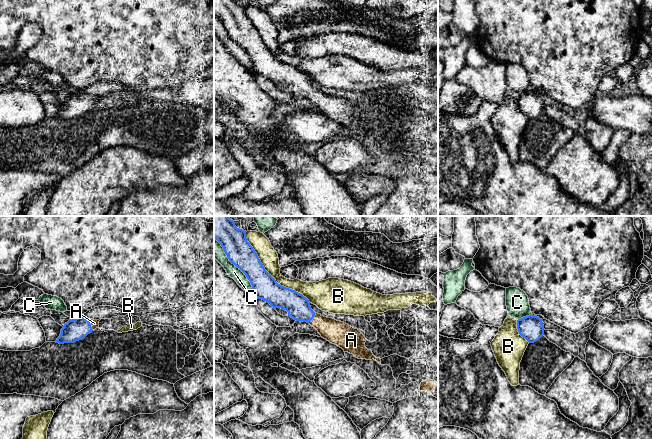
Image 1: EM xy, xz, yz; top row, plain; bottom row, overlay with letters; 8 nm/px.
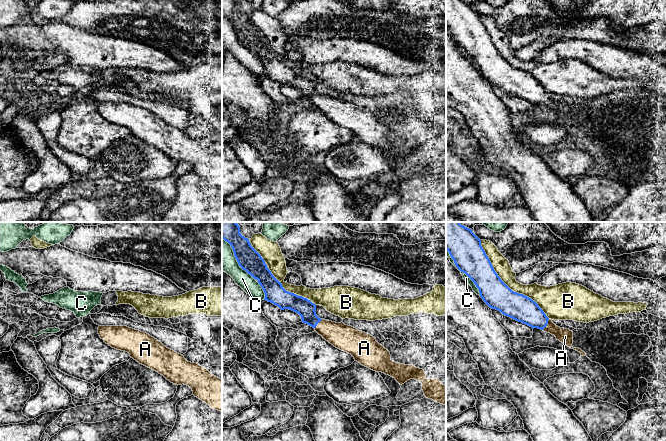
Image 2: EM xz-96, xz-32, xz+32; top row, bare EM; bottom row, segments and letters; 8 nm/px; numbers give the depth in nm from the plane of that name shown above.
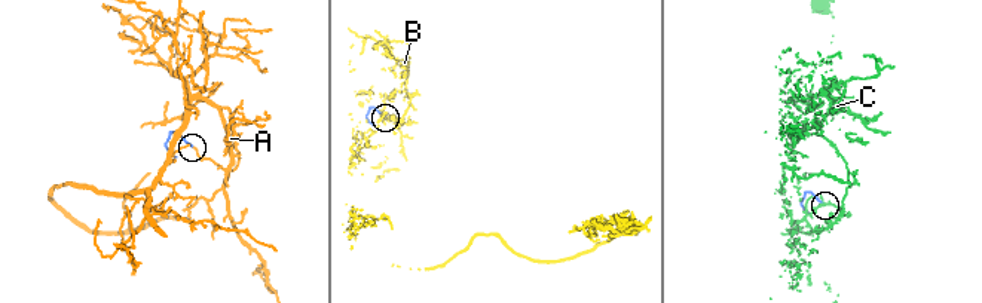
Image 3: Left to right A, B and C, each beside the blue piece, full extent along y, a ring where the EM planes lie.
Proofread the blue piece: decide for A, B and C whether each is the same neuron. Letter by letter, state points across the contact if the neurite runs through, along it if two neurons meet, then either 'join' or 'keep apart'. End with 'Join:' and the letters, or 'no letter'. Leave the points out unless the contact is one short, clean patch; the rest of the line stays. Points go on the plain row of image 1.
A: way xy (77, 105), (90, 100), (94, 99); join
B: keep apart
C: keep apart
Join: A

